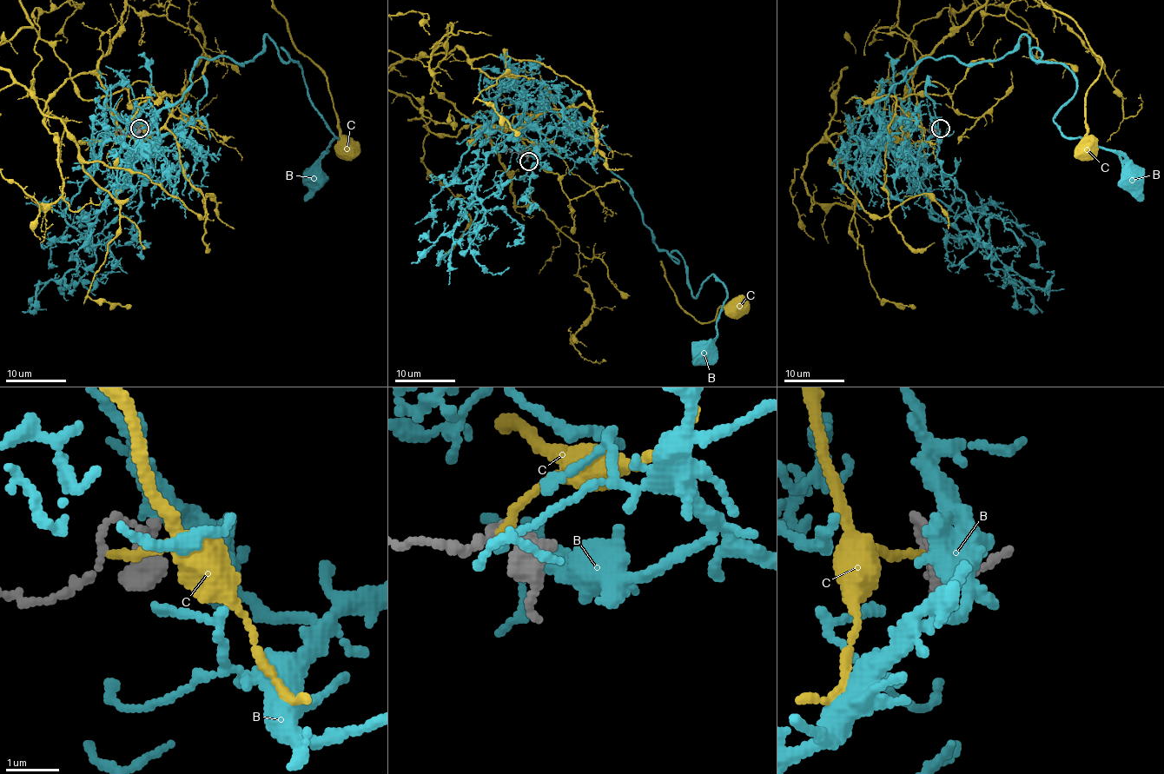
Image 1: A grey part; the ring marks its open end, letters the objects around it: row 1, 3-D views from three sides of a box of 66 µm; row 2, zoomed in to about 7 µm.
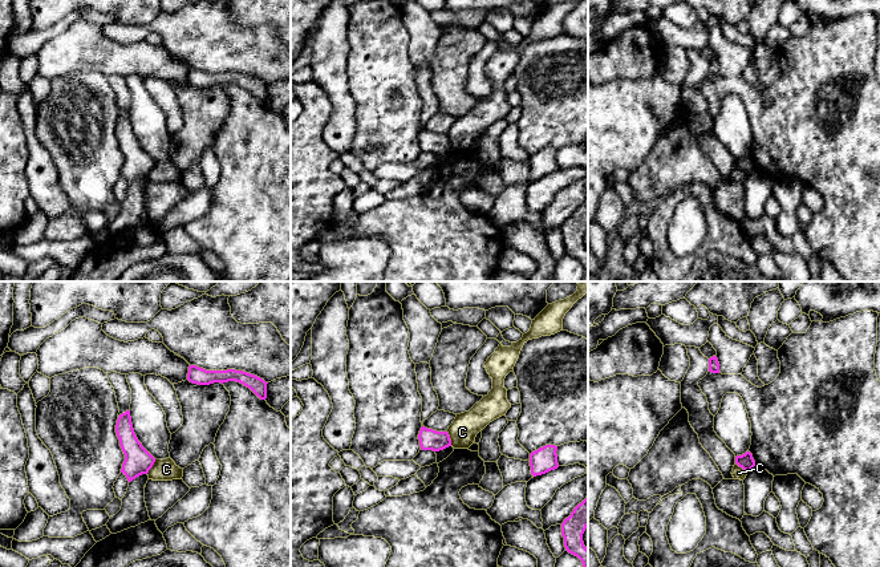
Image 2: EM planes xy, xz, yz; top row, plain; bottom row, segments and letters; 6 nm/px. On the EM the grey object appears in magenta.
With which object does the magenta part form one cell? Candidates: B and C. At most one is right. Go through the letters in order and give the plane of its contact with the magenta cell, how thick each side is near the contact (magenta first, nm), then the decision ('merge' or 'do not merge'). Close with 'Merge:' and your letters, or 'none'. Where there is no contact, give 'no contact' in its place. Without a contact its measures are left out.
B: no contact; do not merge
C: contact in xy; calibres 170 and 130 nm; do not merge
Merge: none

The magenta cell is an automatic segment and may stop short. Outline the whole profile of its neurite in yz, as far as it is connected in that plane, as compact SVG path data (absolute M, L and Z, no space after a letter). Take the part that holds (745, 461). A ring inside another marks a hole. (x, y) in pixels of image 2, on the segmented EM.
M750 451L735 457L735 463L746 471L750 471L755 466L755 461Z

